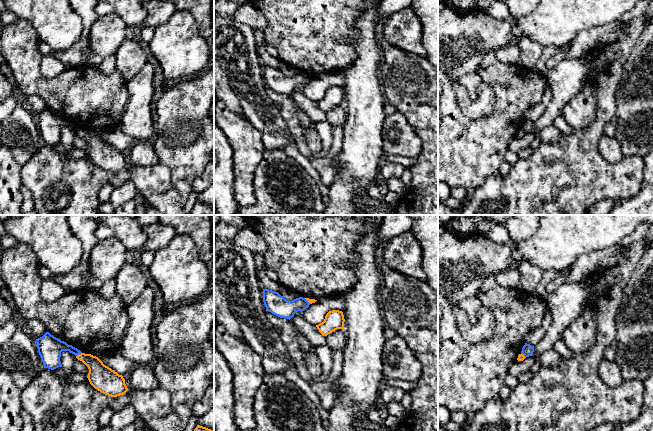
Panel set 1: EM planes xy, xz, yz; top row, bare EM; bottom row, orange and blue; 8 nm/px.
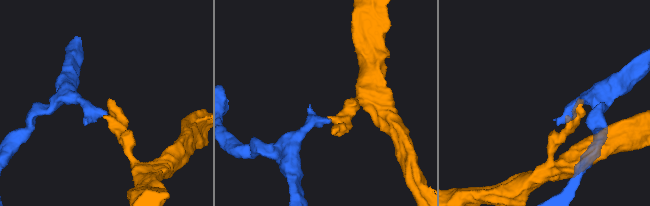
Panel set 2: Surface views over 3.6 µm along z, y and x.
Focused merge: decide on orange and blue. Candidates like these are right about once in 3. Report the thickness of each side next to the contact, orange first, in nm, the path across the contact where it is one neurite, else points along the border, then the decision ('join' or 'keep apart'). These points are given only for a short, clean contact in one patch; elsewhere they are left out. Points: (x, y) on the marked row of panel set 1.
calibres 200 and 190 nm; border xy (81, 352), (76, 356); keep apart

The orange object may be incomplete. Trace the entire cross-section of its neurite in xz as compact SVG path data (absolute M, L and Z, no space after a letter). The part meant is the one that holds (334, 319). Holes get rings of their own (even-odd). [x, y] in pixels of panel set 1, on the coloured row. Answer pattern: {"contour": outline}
{"contour": "M329 311L322 323L316 325L317 329L323 336L327 336L337 329L344 329L344 315L342 311Z"}

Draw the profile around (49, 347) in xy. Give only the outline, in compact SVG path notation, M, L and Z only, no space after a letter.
M46 332L42 337L36 339L38 353L43 362L44 368L54 370L62 367L60 357L62 351L69 351L75 356L82 352L72 345L54 337L49 332Z

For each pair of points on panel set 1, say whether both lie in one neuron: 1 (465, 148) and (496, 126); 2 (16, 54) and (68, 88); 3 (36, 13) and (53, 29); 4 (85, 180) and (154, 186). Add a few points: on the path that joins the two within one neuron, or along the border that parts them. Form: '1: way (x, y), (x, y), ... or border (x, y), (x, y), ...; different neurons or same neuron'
1: way (473, 148), (488, 134); same neuron
2: way (27, 68), (47, 88), (54, 88); same neuron
3: way (40, 16), (49, 25); same neuron
4: way (102, 178), (137, 176); same neuron

